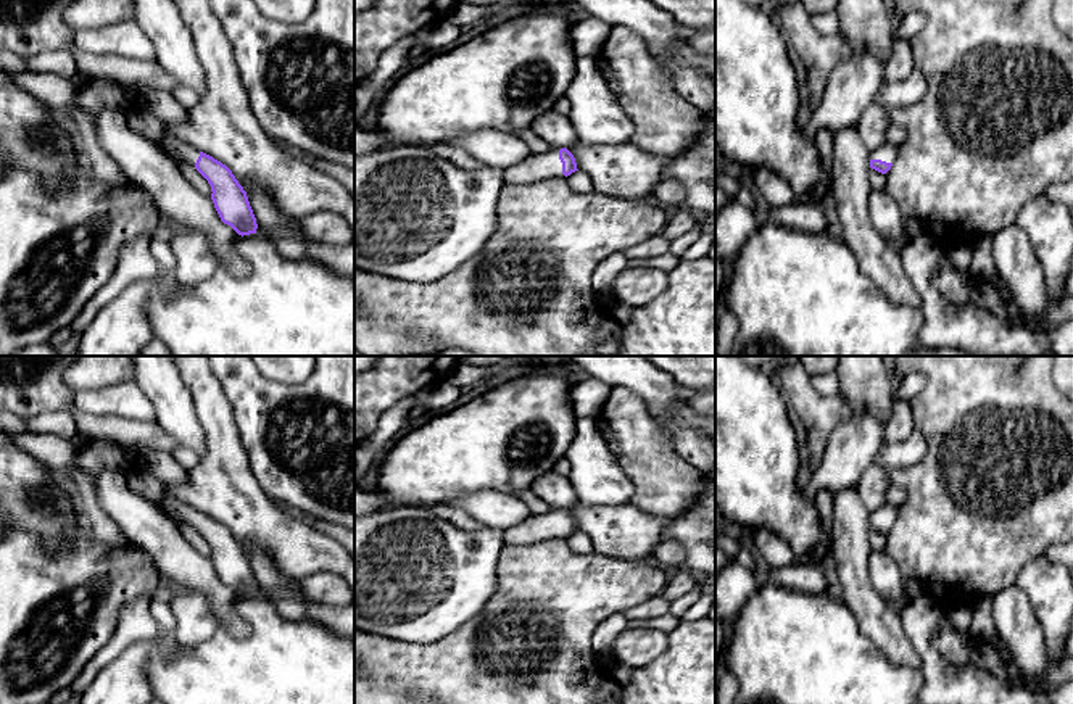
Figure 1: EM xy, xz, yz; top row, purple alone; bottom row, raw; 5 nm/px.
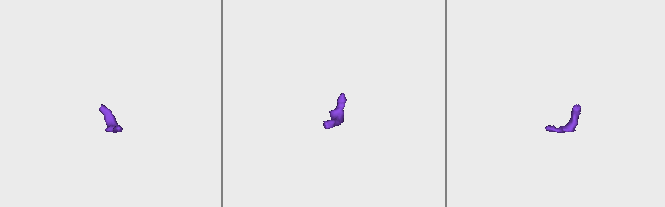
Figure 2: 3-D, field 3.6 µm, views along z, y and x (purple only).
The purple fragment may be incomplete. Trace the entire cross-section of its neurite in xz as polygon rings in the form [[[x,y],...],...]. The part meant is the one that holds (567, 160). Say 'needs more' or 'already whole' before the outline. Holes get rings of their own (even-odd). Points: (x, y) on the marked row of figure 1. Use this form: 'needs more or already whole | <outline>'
needs more | [[[551,148],[546,153],[533,153],[522,163],[503,169],[503,180],[511,185],[527,185],[549,177],[567,177],[575,171],[578,171],[575,158],[567,148]]]

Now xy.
needs more | [[[164,135],[158,145],[176,164],[195,166],[208,180],[213,192],[211,200],[224,224],[230,226],[242,237],[256,234],[258,224],[246,192],[226,164],[172,135]]]

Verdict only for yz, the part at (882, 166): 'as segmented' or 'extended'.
extended

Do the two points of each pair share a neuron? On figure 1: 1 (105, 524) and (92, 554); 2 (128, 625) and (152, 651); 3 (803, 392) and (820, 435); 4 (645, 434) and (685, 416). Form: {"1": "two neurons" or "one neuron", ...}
{"1": "two neurons", "2": "two neurons", "3": "one neuron", "4": "two neurons"}

